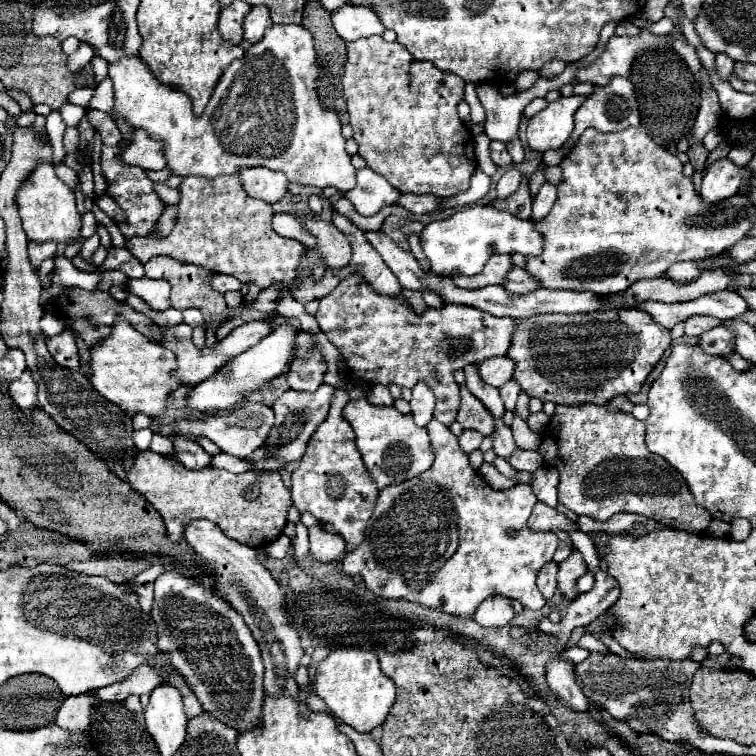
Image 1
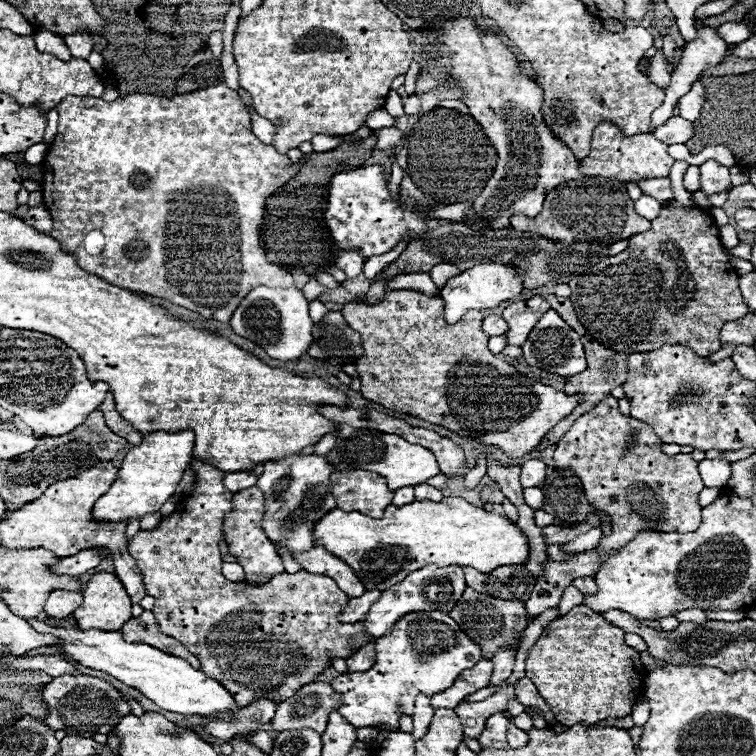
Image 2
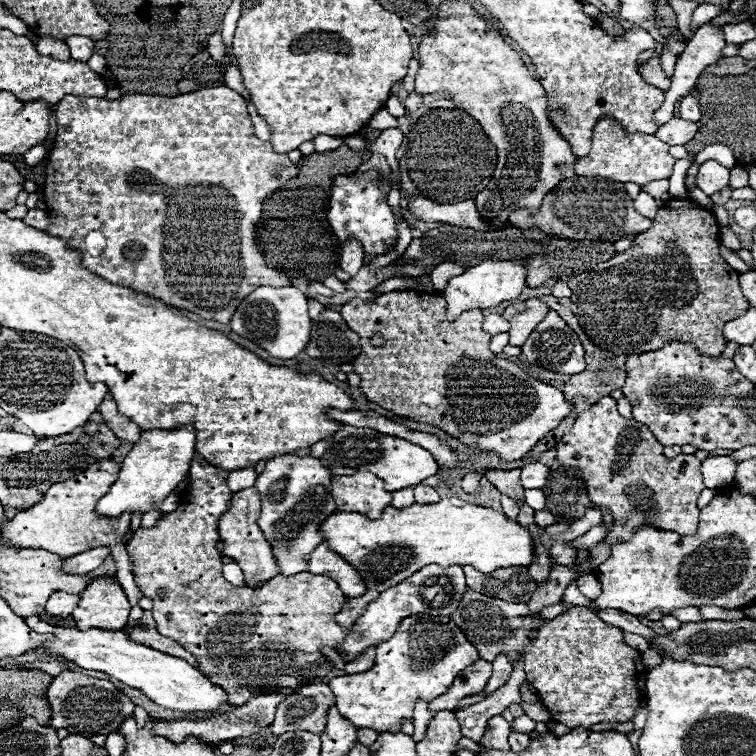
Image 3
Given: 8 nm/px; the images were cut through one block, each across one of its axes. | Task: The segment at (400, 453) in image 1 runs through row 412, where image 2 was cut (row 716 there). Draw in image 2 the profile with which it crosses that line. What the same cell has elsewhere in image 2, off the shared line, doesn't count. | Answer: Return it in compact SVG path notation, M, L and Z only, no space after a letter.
M414 612L402 616L402 620L394 624L394 630L376 642L376 664L368 672L342 674L332 680L332 688L340 694L338 712L356 728L384 726L398 730L400 716L412 716L418 694L434 696L444 692L462 670L472 668L480 658L480 646L474 644L448 614Z

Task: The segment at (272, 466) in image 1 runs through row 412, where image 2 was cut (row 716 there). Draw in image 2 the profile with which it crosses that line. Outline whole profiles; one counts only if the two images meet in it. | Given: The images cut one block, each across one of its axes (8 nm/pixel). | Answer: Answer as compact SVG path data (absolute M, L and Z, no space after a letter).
M328 682L304 684L292 698L278 704L272 728L274 732L312 728L322 734L330 710L336 710L338 704L340 694L332 692Z

